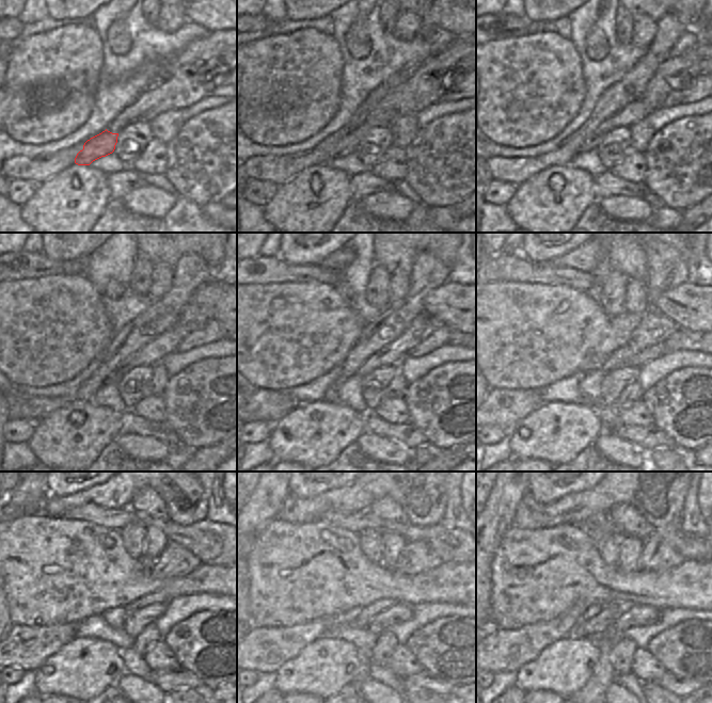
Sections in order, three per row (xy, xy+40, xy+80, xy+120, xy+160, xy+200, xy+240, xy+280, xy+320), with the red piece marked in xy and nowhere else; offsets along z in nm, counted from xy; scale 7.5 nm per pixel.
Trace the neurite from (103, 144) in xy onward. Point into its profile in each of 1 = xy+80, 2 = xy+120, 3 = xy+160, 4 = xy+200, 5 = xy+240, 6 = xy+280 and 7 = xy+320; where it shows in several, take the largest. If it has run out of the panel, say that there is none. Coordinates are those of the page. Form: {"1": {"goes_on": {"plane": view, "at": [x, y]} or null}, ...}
{"1": {"goes_on": {"plane": "xy+80", "at": [636, 110]}}, "2": {"goes_on": {"plane": "xy+120", "at": [152, 353]}}, "3": {"goes_on": {"plane": "xy+160", "at": [391, 354]}}, "4": {"goes_on": {"plane": "xy+200", "at": [654, 326]}}, "5": {"goes_on": {"plane": "xy+240", "at": [175, 561]}}, "6": {"goes_on": {"plane": "xy+280", "at": [416, 557]}}, "7": {"goes_on": {"plane": "xy+320", "at": [659, 553]}}}

